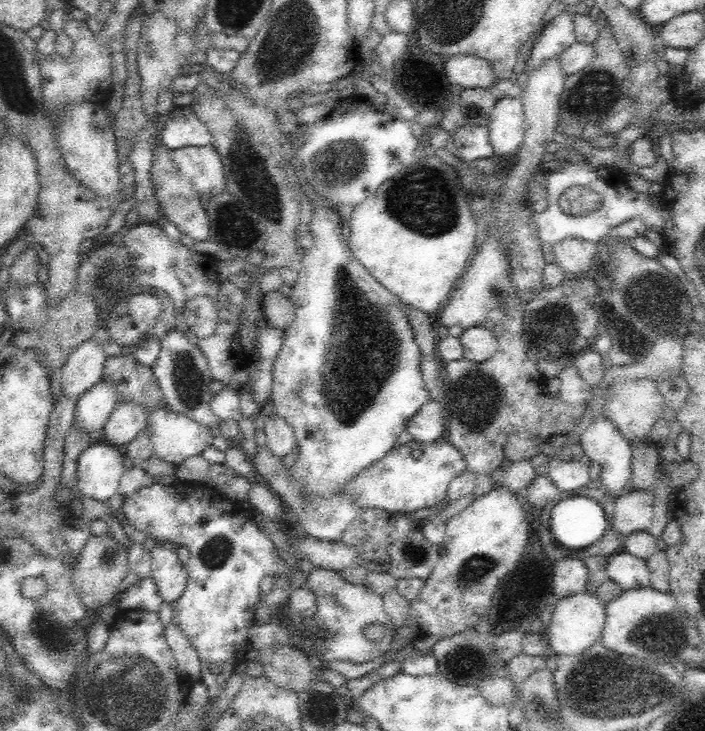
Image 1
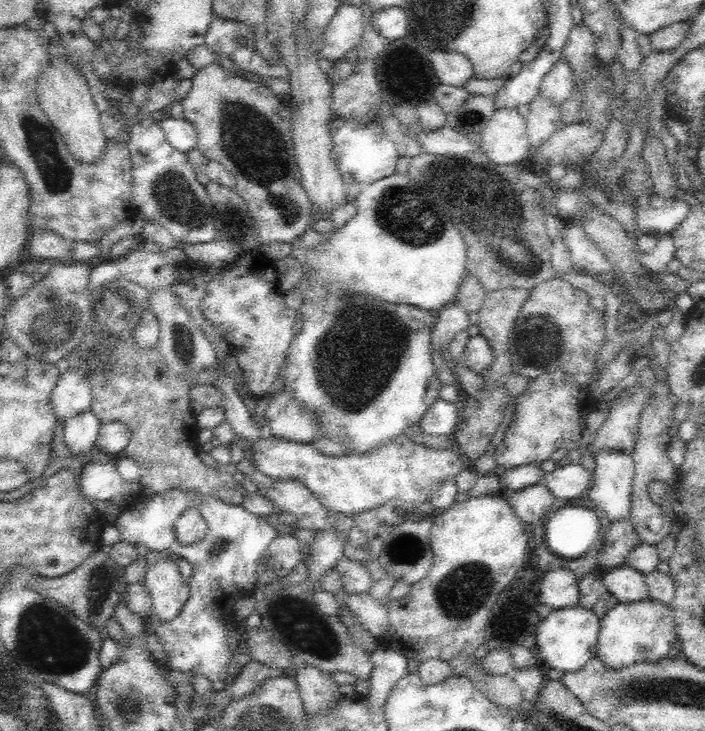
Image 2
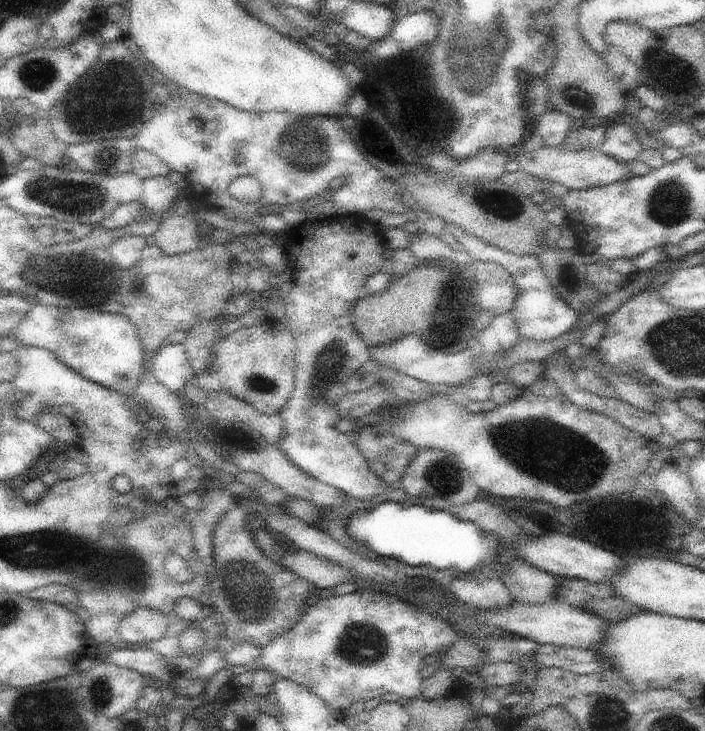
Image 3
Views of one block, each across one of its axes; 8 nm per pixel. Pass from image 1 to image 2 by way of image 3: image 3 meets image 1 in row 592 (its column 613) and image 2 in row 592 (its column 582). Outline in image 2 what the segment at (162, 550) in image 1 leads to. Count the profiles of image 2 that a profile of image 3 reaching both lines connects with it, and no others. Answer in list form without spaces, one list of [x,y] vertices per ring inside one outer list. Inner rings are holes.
[[[172,556],[151,563],[144,577],[151,598],[150,618],[158,622],[171,621],[187,603],[189,582],[178,571]]]

